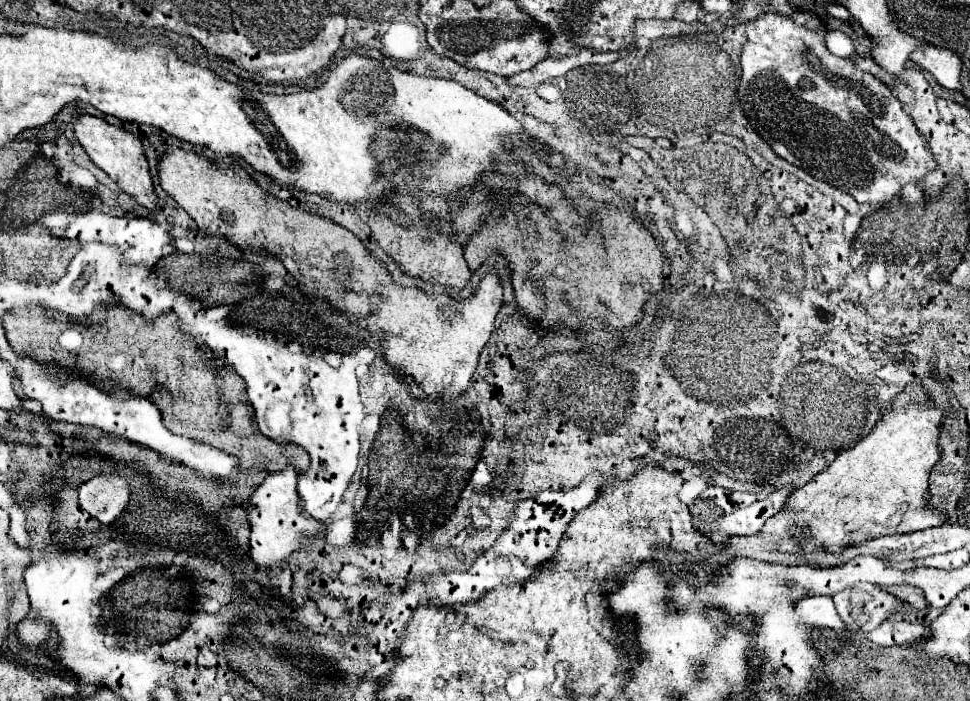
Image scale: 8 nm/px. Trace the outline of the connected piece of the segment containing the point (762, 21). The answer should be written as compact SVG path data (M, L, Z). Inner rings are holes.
M767 13L747 23L747 43L741 53L743 75L737 93L741 109L753 131L781 159L845 193L849 189L845 185L845 175L841 173L843 167L839 165L855 165L855 199L859 203L883 205L893 197L899 197L907 183L919 181L937 165L913 119L903 111L891 89L871 73L863 73L855 61L833 55L825 47L825 35L827 29L811 31L805 25L795 23L793 17L781 13Z

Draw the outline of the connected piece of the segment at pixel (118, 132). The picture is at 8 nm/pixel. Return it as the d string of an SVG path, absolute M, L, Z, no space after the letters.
M81 113L75 119L75 139L81 143L81 147L89 155L89 159L97 167L101 167L113 181L117 181L125 193L129 193L139 205L147 207L149 211L157 211L157 195L153 189L149 165L147 165L139 137L125 131L123 127L115 127L115 125L107 123L103 117Z

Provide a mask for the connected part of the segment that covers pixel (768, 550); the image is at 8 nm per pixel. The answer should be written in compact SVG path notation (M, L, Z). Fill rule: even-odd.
M921 381L907 385L865 439L853 449L843 451L825 471L815 475L805 487L797 489L787 501L789 509L769 519L761 533L743 537L743 555L769 563L803 565L805 561L797 557L791 545L787 545L789 525L809 527L811 539L807 539L807 543L831 551L859 545L881 535L911 533L945 525L947 513L939 513L939 509L931 507L929 495L929 475L941 459L939 435L943 421L945 411L937 409L925 385ZM777 539L781 539L783 545L775 551L773 543Z

